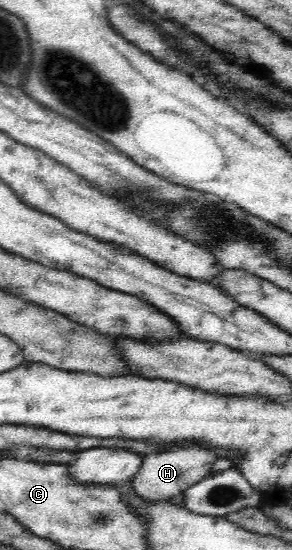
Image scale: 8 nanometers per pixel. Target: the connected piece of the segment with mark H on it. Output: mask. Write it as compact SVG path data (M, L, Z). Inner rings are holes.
M175 449L169 453L149 453L142 457L138 472L132 477L131 489L143 503L168 501L208 475L215 456L199 449Z

